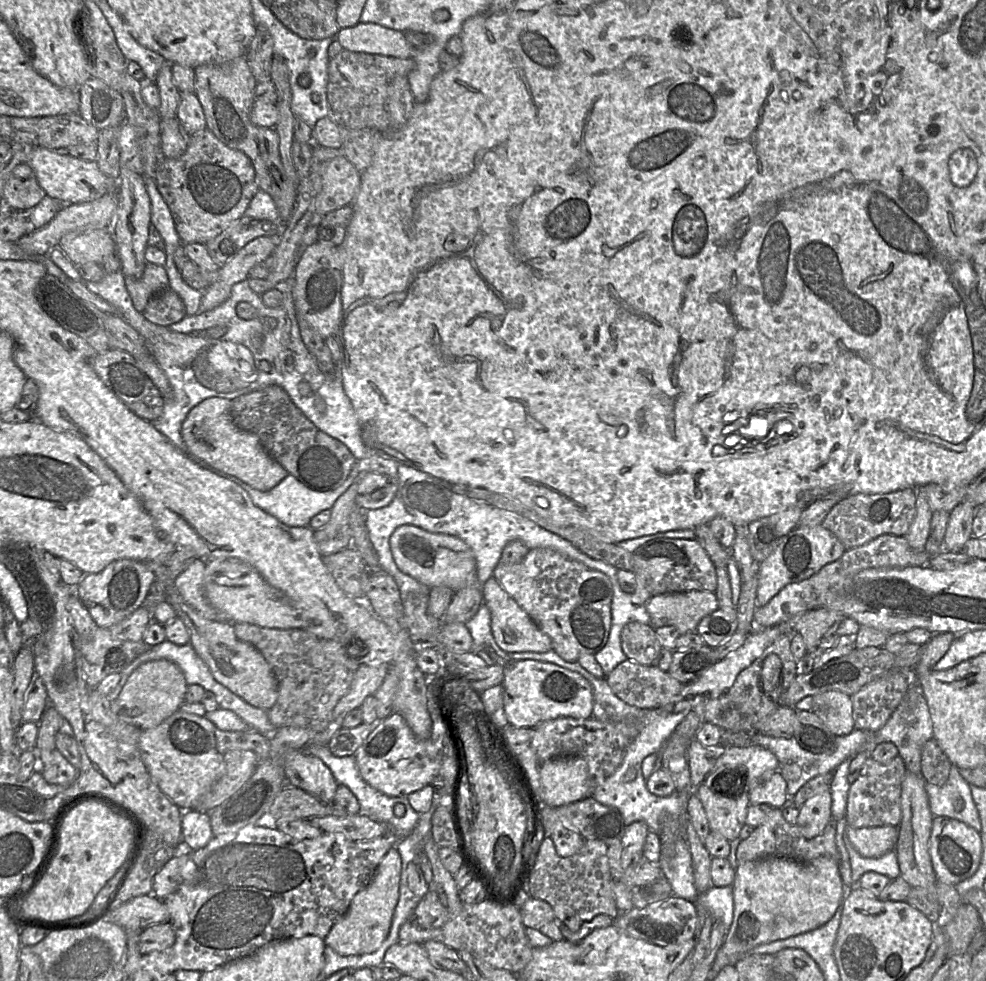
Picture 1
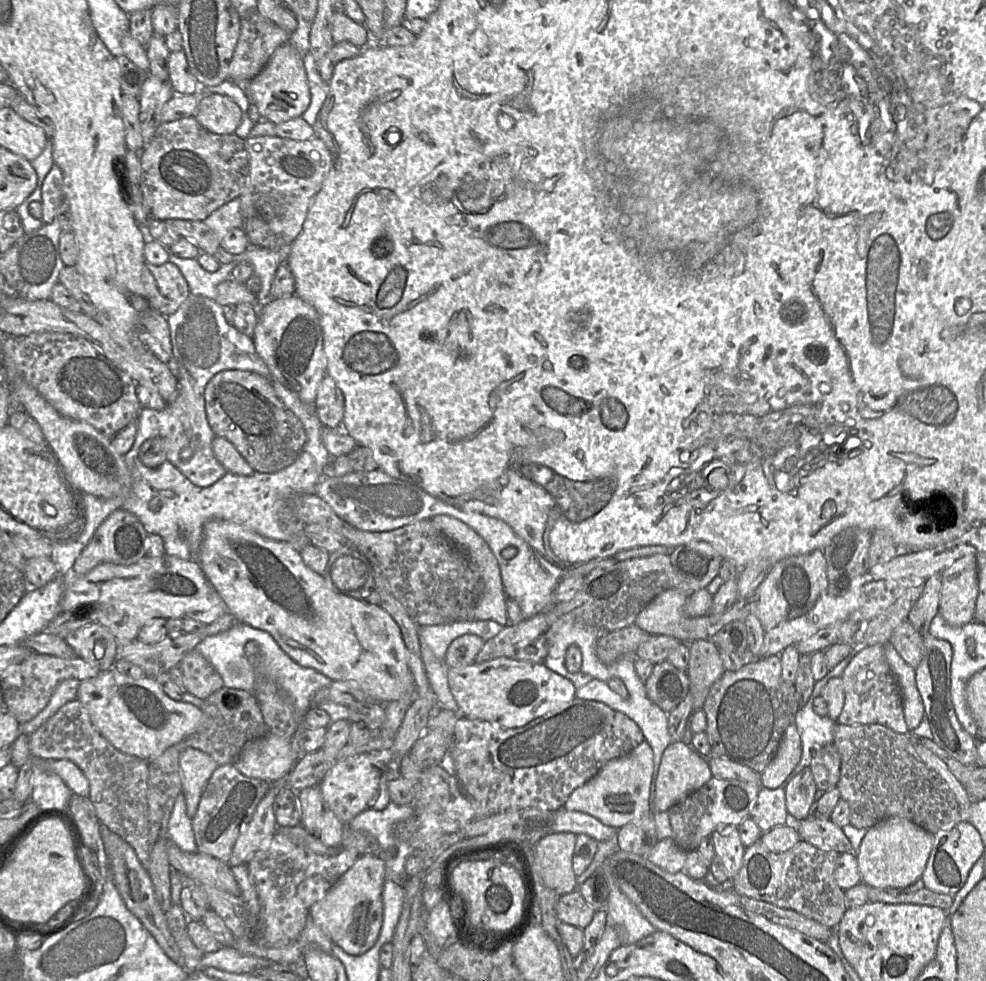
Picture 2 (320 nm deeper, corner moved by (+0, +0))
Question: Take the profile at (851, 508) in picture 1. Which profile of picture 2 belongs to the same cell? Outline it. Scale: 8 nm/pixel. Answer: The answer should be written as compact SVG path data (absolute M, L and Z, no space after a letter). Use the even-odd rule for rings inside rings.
M848 528L822 549L827 570L828 594L842 596L851 582L867 572L867 559L873 532Z

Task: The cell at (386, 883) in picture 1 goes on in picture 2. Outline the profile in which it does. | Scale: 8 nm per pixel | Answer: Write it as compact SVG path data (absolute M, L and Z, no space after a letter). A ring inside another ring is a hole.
M360 855L356 862L332 885L324 897L310 909L314 923L349 955L361 955L377 941L383 921L382 890L385 861L378 855Z

